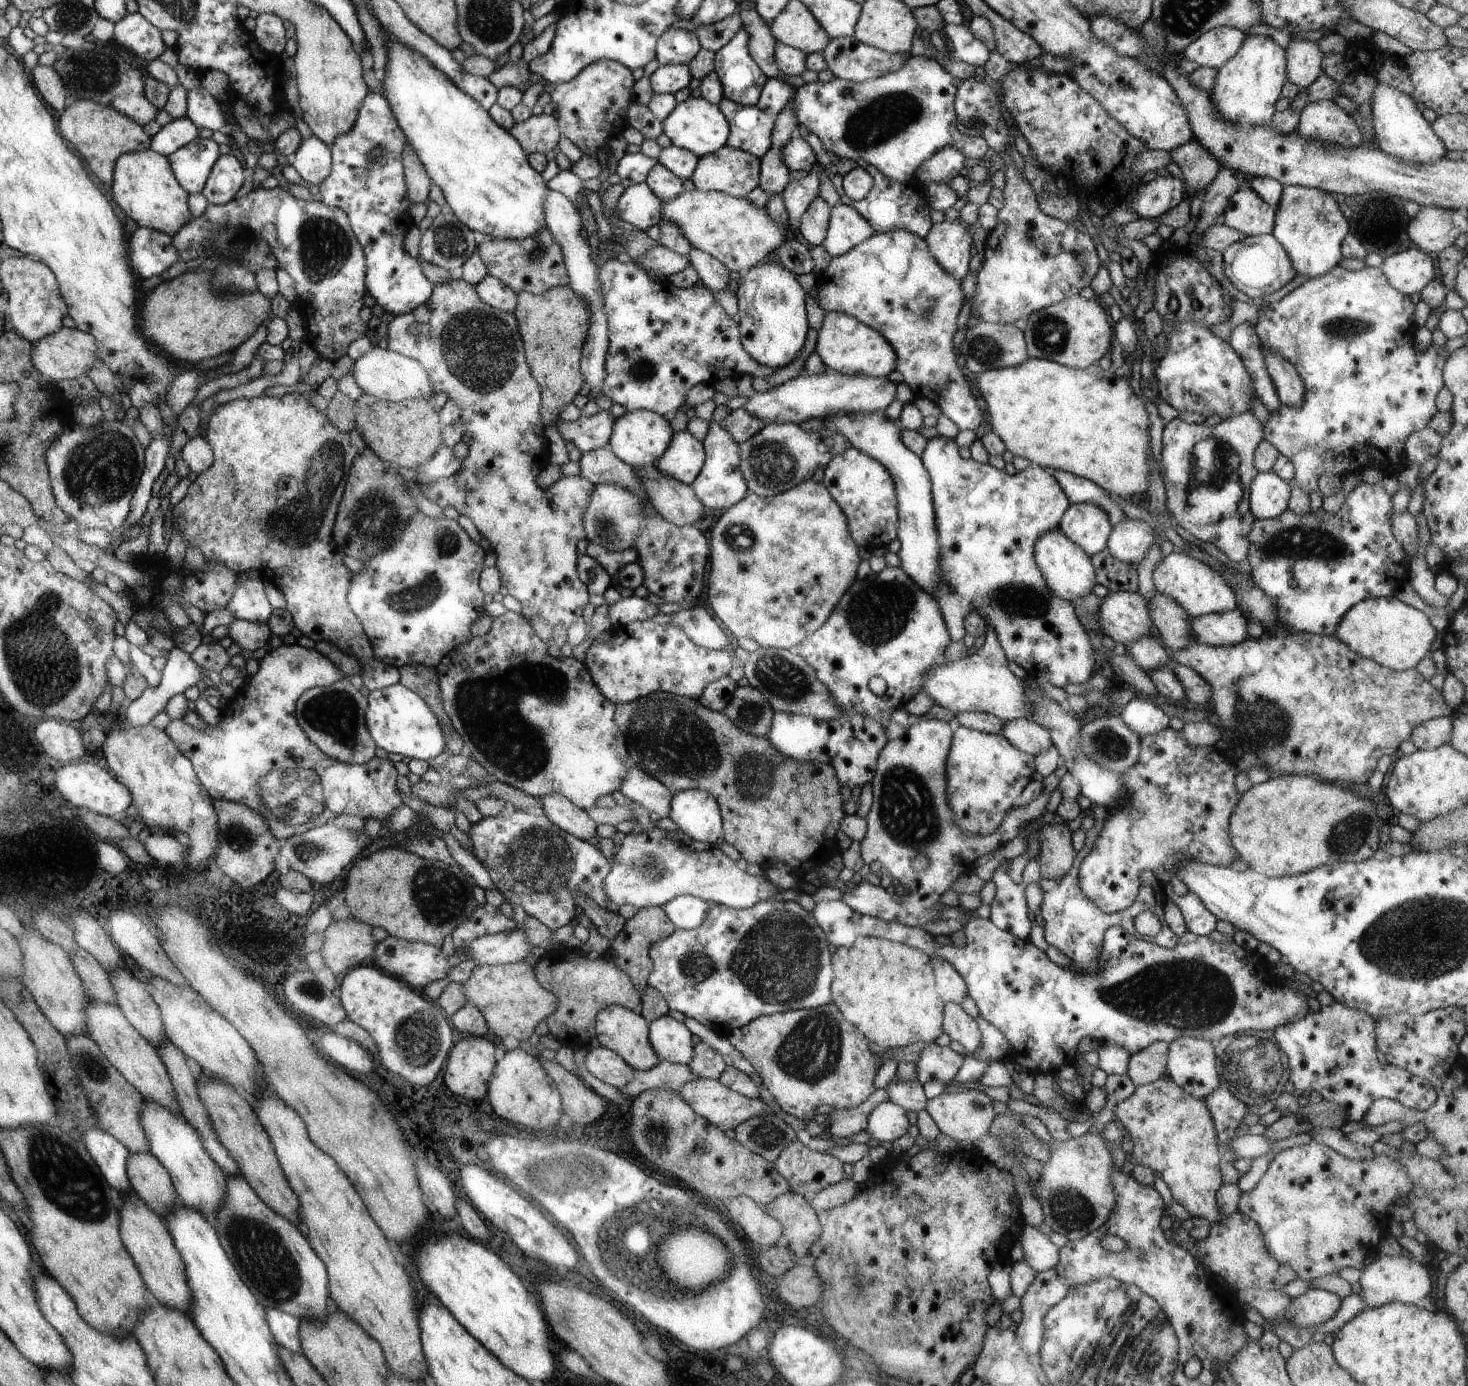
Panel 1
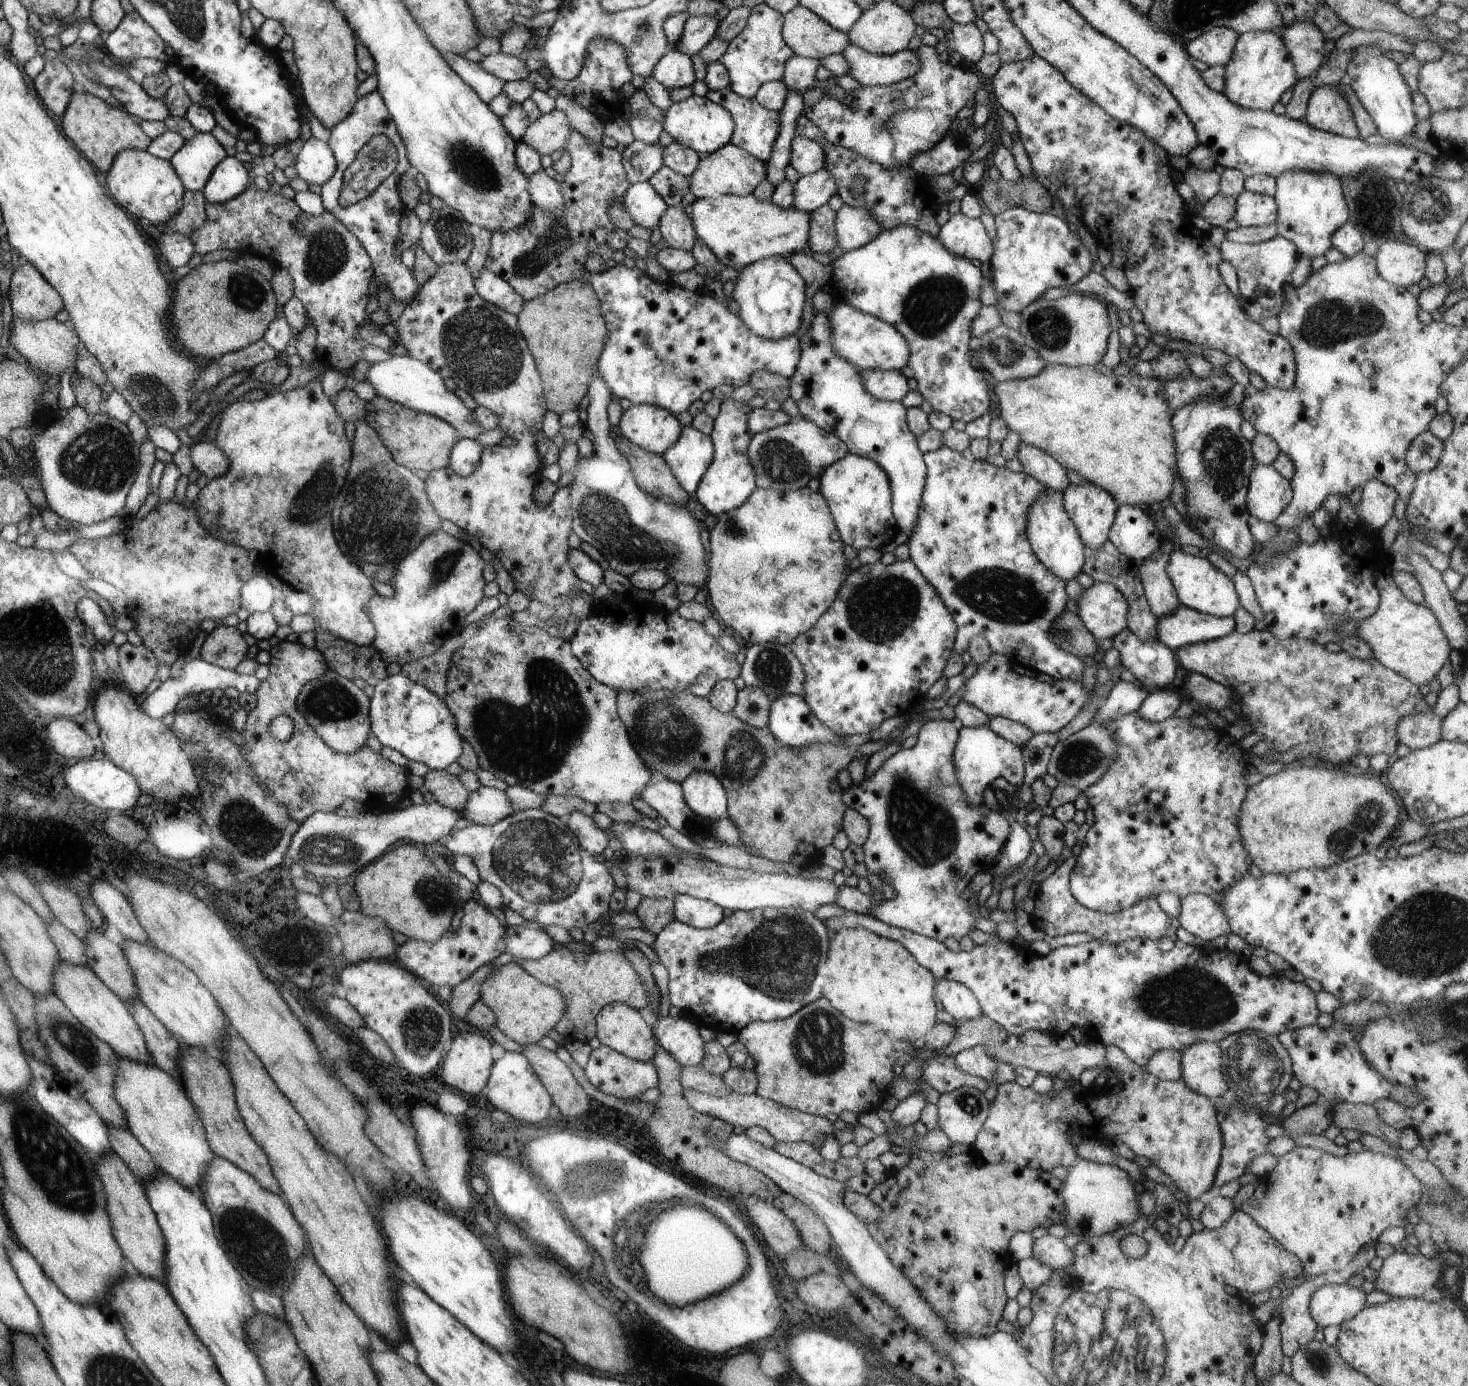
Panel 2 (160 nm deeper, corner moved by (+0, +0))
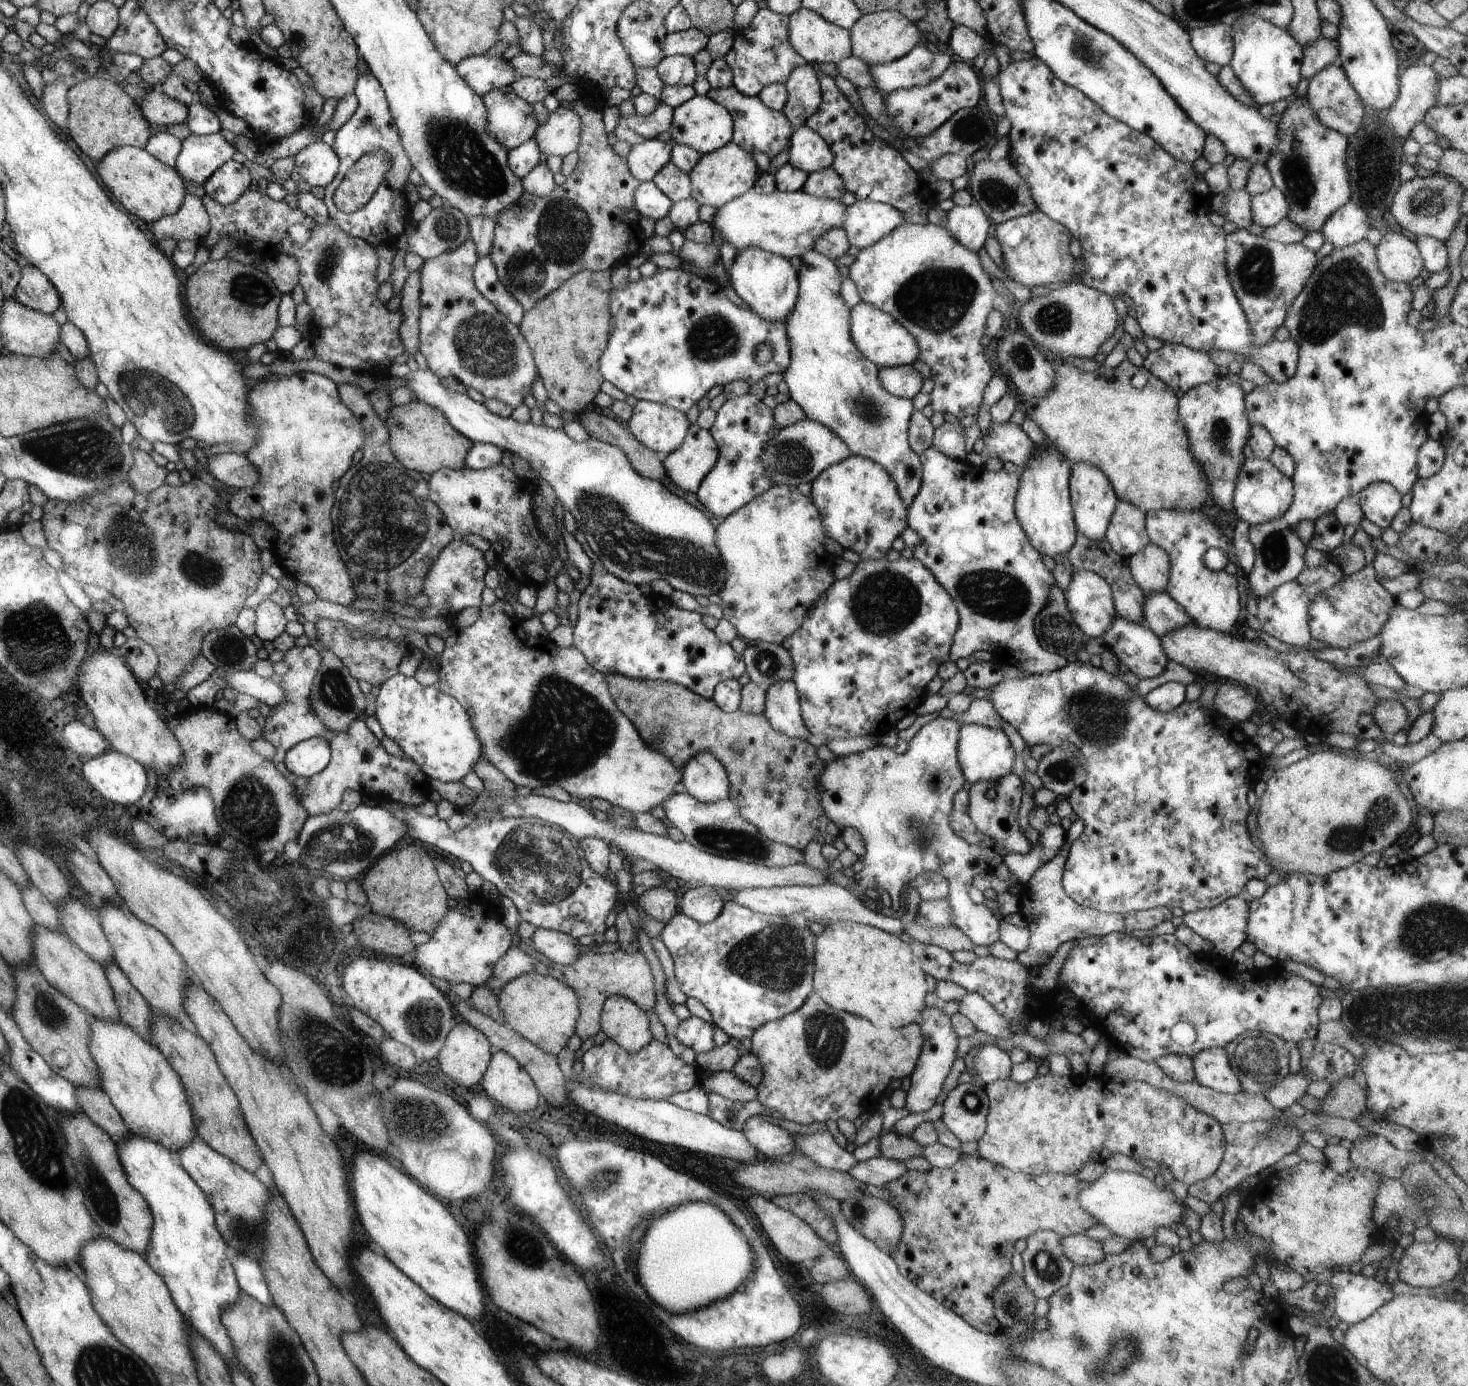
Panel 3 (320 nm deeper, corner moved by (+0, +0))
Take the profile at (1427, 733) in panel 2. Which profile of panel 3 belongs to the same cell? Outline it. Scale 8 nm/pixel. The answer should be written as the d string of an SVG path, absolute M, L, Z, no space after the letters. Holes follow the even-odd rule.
M1380 699L1372 709L1372 718L1384 731L1384 734L1396 734L1400 730L1408 730L1413 723L1408 720L1404 705L1396 700Z

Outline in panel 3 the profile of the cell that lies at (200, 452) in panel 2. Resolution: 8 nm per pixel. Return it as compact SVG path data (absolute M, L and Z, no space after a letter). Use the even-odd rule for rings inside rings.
M231 452L207 459L209 473L230 488L245 489L259 483L258 469L245 454Z

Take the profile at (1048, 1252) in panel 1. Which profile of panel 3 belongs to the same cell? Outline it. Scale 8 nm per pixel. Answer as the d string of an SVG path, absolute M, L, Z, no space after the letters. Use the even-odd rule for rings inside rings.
M1070 1235L1063 1238L1065 1253L1076 1265L1095 1265L1104 1260L1106 1252L1102 1249L1102 1243L1081 1235Z

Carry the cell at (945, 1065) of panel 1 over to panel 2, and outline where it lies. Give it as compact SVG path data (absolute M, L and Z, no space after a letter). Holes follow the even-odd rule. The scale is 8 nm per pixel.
M977 1045L972 1049L958 1052L954 1056L954 1064L960 1072L976 1076L986 1080L986 1082L994 1081L994 1070L996 1070L996 1060L988 1054L986 1046Z

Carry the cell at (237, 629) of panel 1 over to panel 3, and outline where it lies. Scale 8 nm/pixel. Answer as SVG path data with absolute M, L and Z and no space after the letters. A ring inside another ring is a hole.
M268 598L254 611L256 612L255 638L258 644L273 641L285 631L287 622L283 608L280 608L272 599Z

